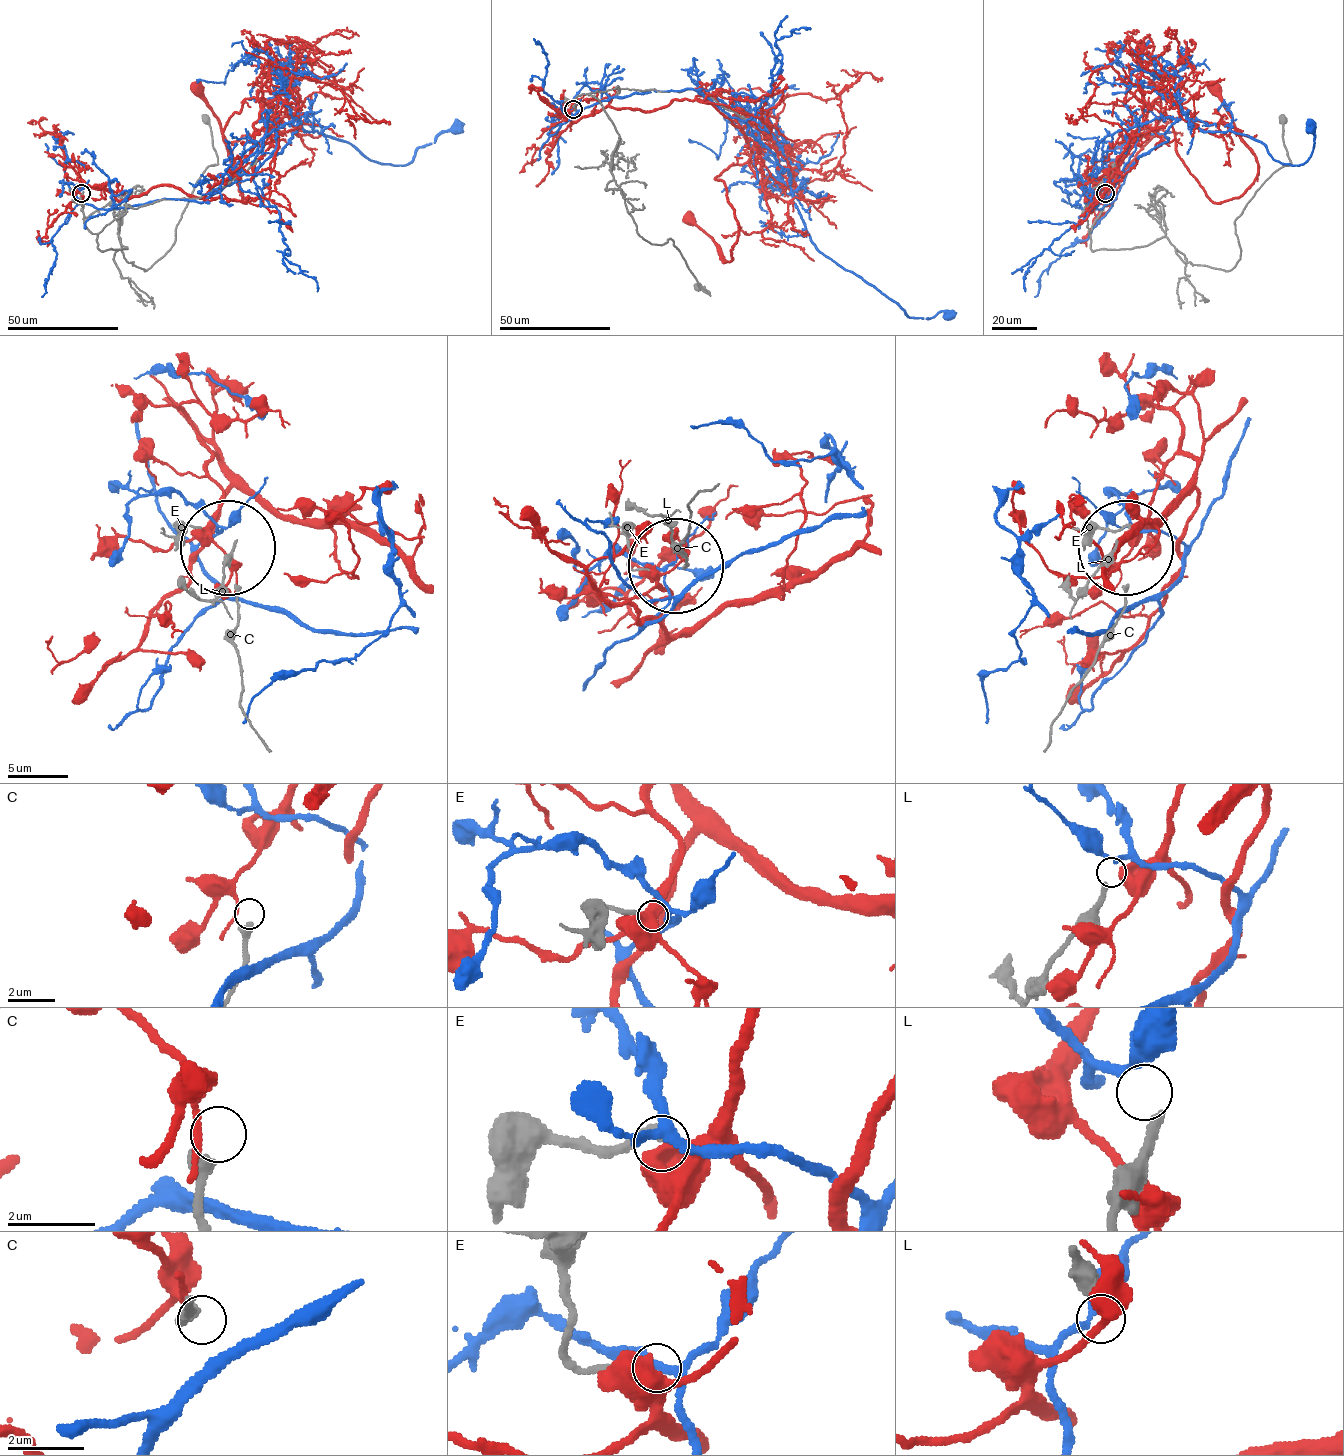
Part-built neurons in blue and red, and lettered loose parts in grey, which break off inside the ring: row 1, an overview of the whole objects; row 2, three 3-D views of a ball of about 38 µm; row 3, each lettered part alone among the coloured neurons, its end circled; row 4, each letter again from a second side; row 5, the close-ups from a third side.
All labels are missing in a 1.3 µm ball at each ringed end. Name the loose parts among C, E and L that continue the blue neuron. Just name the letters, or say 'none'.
L

